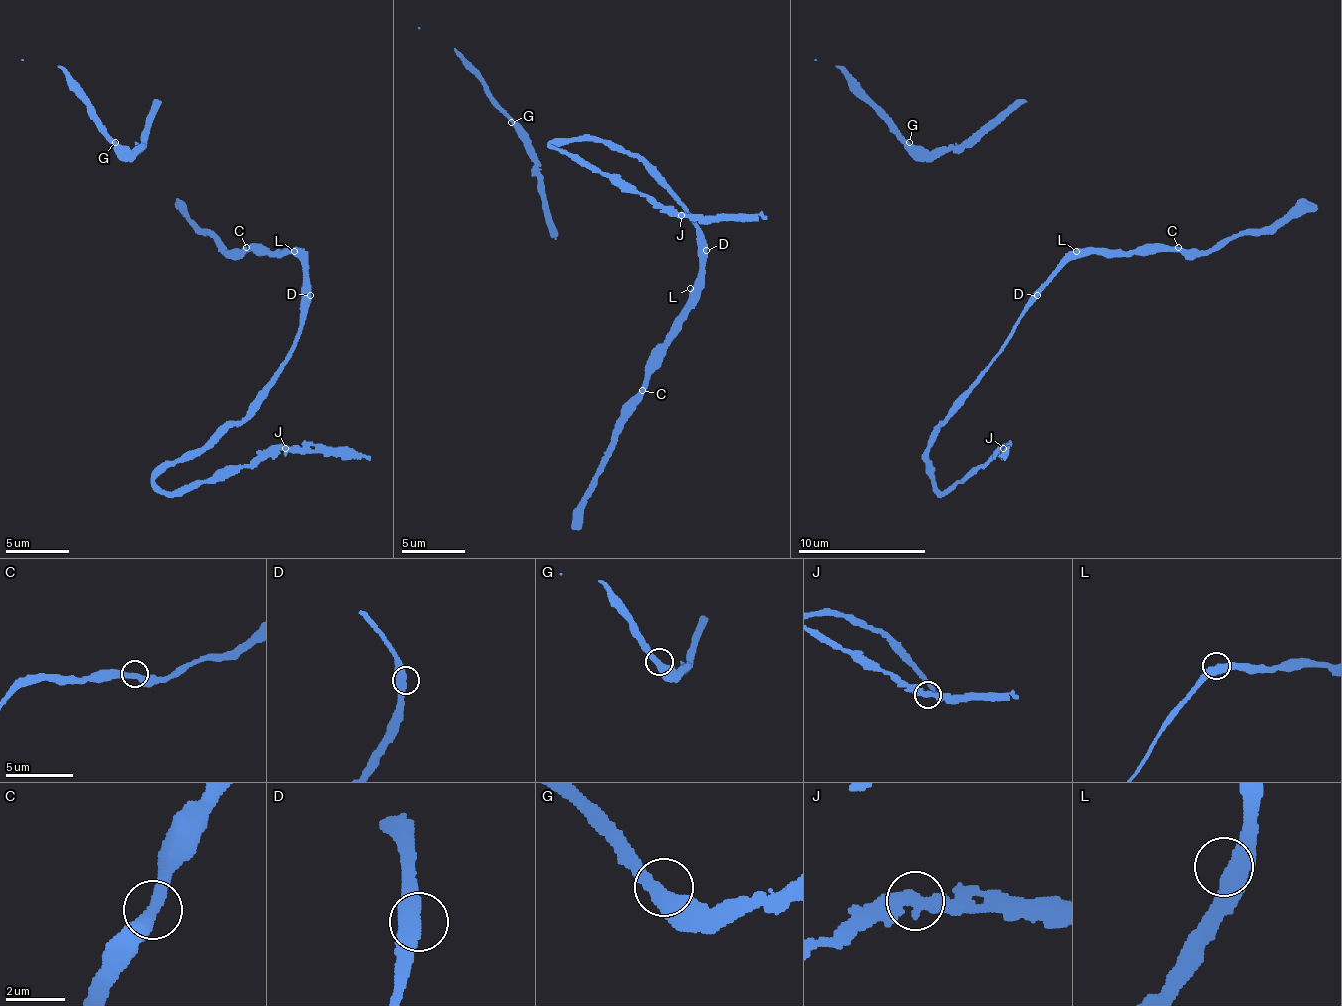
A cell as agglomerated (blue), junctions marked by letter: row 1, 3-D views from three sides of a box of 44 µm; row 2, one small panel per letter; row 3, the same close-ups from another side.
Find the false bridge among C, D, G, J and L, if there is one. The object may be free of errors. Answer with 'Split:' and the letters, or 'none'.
Split: none

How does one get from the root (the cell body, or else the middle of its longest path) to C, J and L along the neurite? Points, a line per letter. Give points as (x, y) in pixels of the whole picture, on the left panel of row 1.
C: (303, 292), (303, 263), (294, 254), (262, 254), (246, 247)
J: (303, 292), (300, 337), (265, 394), (153, 481), (163, 490), (192, 490), (284, 449)
L: (303, 292), (303, 260), (294, 251)

